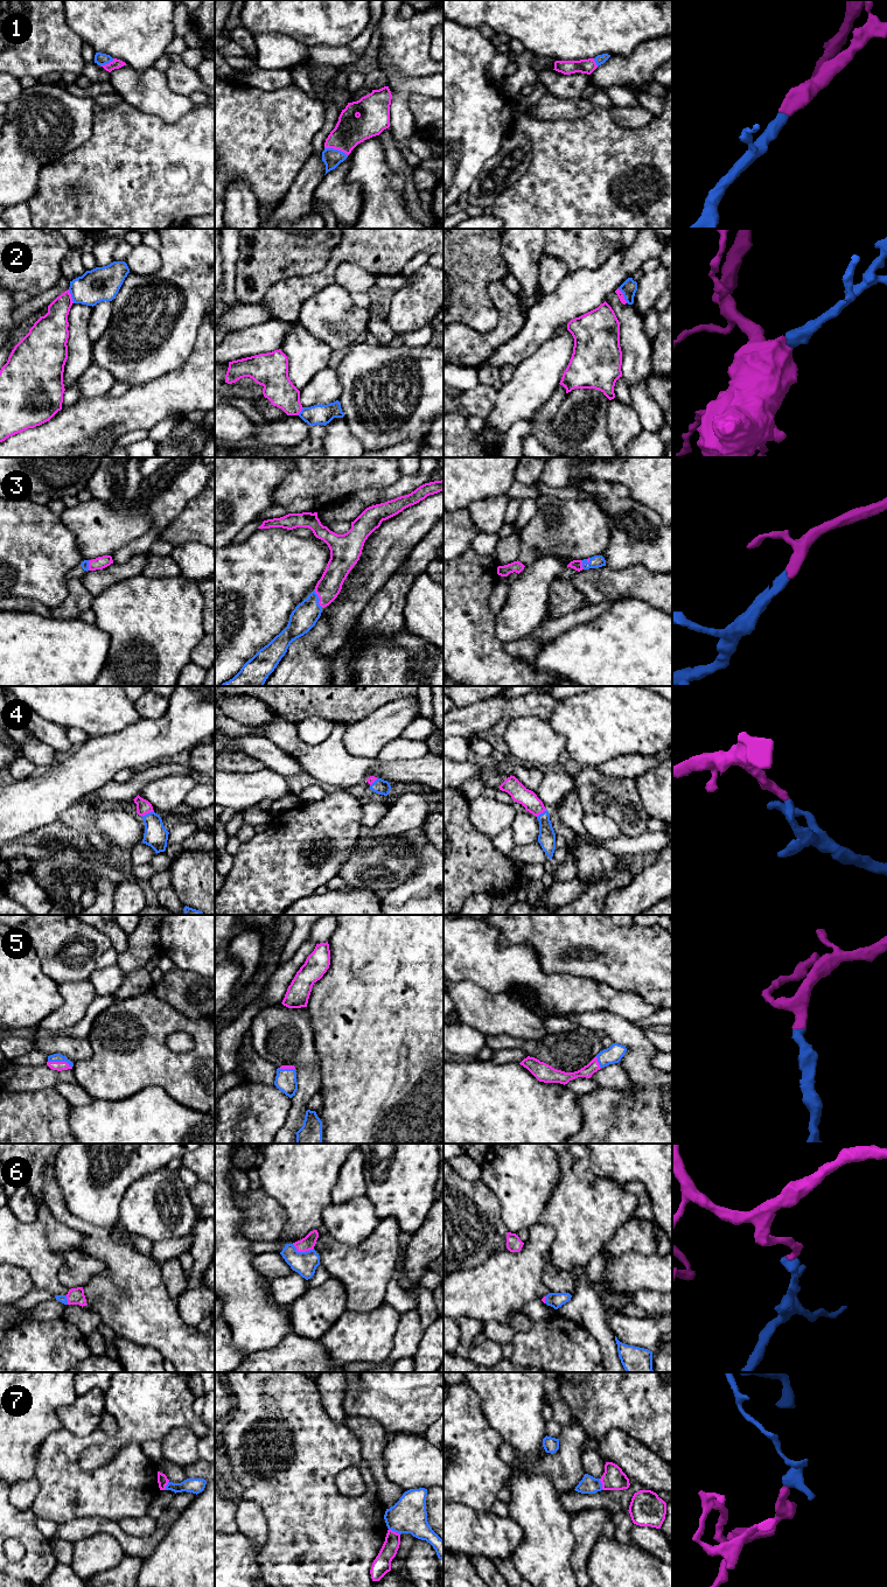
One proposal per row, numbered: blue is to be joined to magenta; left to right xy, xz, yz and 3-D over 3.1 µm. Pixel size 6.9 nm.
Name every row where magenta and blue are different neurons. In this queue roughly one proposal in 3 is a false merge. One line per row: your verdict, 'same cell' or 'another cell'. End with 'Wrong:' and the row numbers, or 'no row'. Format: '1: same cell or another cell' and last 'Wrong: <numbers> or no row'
1: same cell
2: another cell
3: same cell
4: same cell
5: same cell
6: same cell
7: another cell
Wrong: 2, 7

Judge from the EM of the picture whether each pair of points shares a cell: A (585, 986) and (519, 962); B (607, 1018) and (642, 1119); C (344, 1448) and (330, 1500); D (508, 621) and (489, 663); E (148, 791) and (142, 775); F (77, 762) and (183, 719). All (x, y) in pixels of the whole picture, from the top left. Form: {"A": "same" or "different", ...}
{"A": "same", "B": "same", "C": "same", "D": "different", "E": "different", "F": "same"}

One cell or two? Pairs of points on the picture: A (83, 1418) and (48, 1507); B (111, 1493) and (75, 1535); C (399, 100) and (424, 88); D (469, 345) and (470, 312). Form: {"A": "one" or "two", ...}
{"A": "two", "B": "two", "C": "one", "D": "two"}

